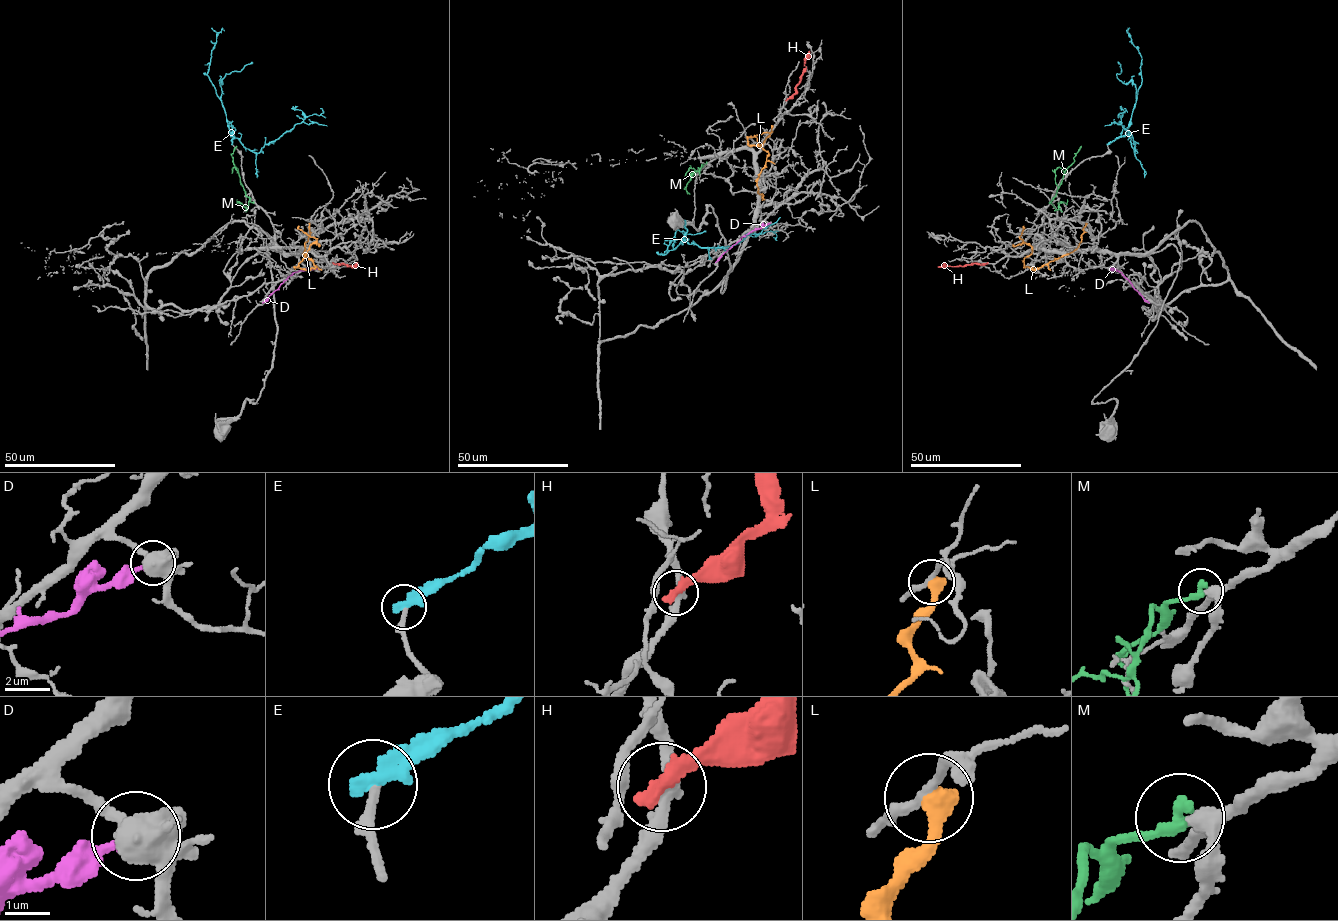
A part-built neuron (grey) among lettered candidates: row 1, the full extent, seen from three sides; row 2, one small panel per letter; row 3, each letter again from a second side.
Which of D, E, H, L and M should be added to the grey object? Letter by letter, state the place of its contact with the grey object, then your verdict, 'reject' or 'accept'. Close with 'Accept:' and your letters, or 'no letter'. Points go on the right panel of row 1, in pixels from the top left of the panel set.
D: contact (1110, 268); reject
E: contact (1108, 144); reject
H: contact (987, 263); reject
L: contact (1085, 223); reject
M: contact (1050, 202); reject
Accept: no letter

